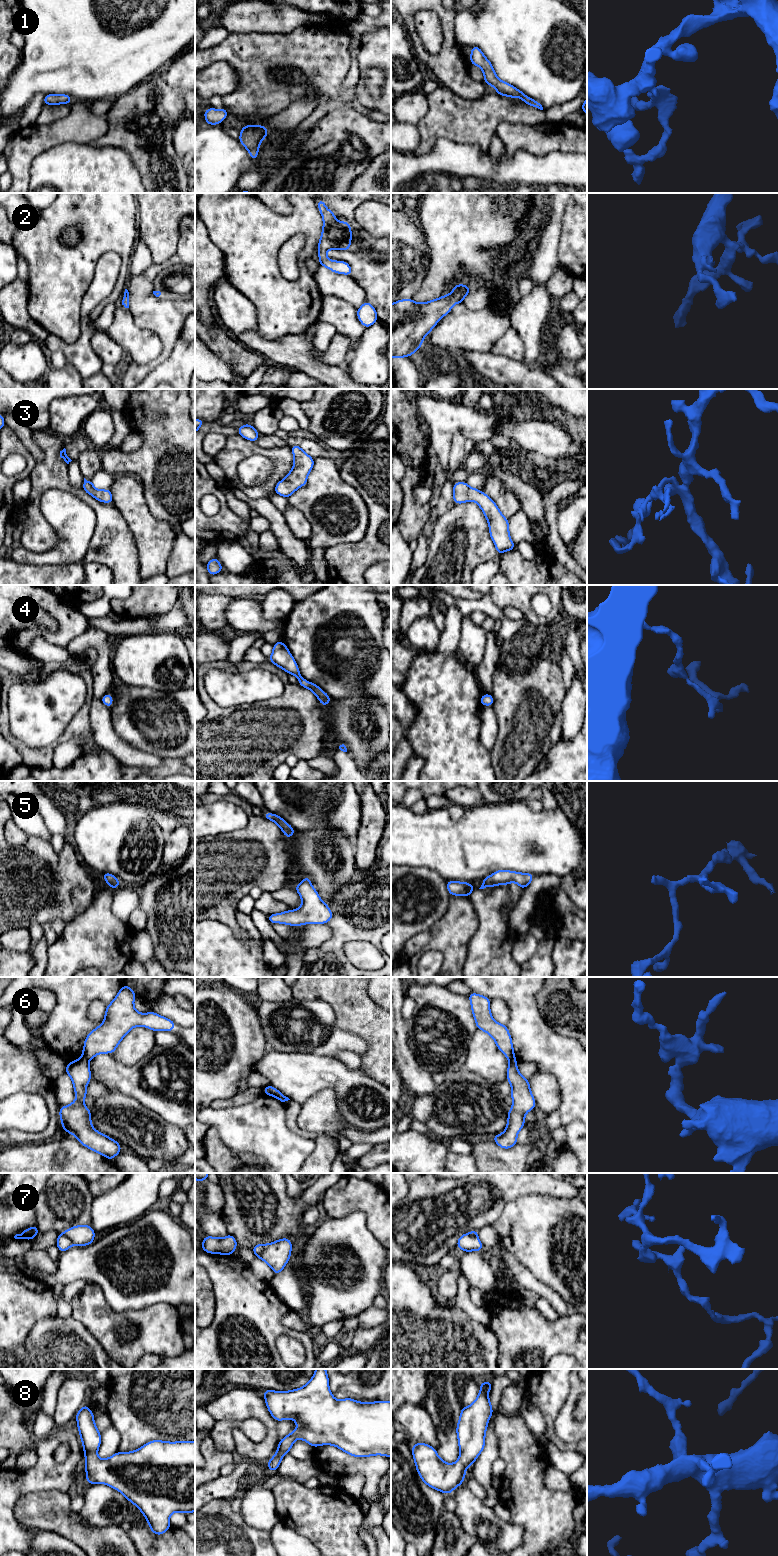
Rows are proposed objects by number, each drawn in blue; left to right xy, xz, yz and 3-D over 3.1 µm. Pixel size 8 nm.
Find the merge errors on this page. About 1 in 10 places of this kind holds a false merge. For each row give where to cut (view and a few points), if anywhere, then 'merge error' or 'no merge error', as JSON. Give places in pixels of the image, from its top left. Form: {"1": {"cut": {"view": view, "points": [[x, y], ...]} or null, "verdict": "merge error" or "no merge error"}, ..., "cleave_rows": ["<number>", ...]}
{"1": {"cut": null, "verdict": "no merge error"}, "2": {"cut": null, "verdict": "no merge error"}, "3": {"cut": null, "verdict": "no merge error"}, "4": {"cut": null, "verdict": "no merge error"}, "5": {"cut": null, "verdict": "no merge error"}, "6": {"cut": {"view": "xy", "points": [[82, 1055], [88, 1060]]}, "verdict": "merge error"}, "7": {"cut": {"view": "xy", "points": [[62, 1233], [73, 1244]]}, "verdict": "merge error"}, "8": {"cut": null, "verdict": "no merge error"}, "cleave_rows": ["6", "7"]}

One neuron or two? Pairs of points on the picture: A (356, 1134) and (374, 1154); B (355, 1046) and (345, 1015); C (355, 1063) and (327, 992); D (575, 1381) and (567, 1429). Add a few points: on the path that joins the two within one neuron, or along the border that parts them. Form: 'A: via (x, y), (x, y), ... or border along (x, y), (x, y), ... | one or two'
A: border along (380, 1142), (374, 1144) | two
B: border along (334, 1014), (336, 1027), (358, 1035), (368, 1046) | two
C: border along (359, 1056), (361, 1067) | two
D: via (574, 1393), (567, 1408), (567, 1417) | one

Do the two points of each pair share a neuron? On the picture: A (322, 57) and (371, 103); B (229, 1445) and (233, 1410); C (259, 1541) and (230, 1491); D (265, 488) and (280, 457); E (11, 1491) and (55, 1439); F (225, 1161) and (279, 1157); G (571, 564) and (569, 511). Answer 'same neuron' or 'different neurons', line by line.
A: different neurons
B: different neurons
C: different neurons
D: same neuron
E: same neuron
F: different neurons
G: different neurons

